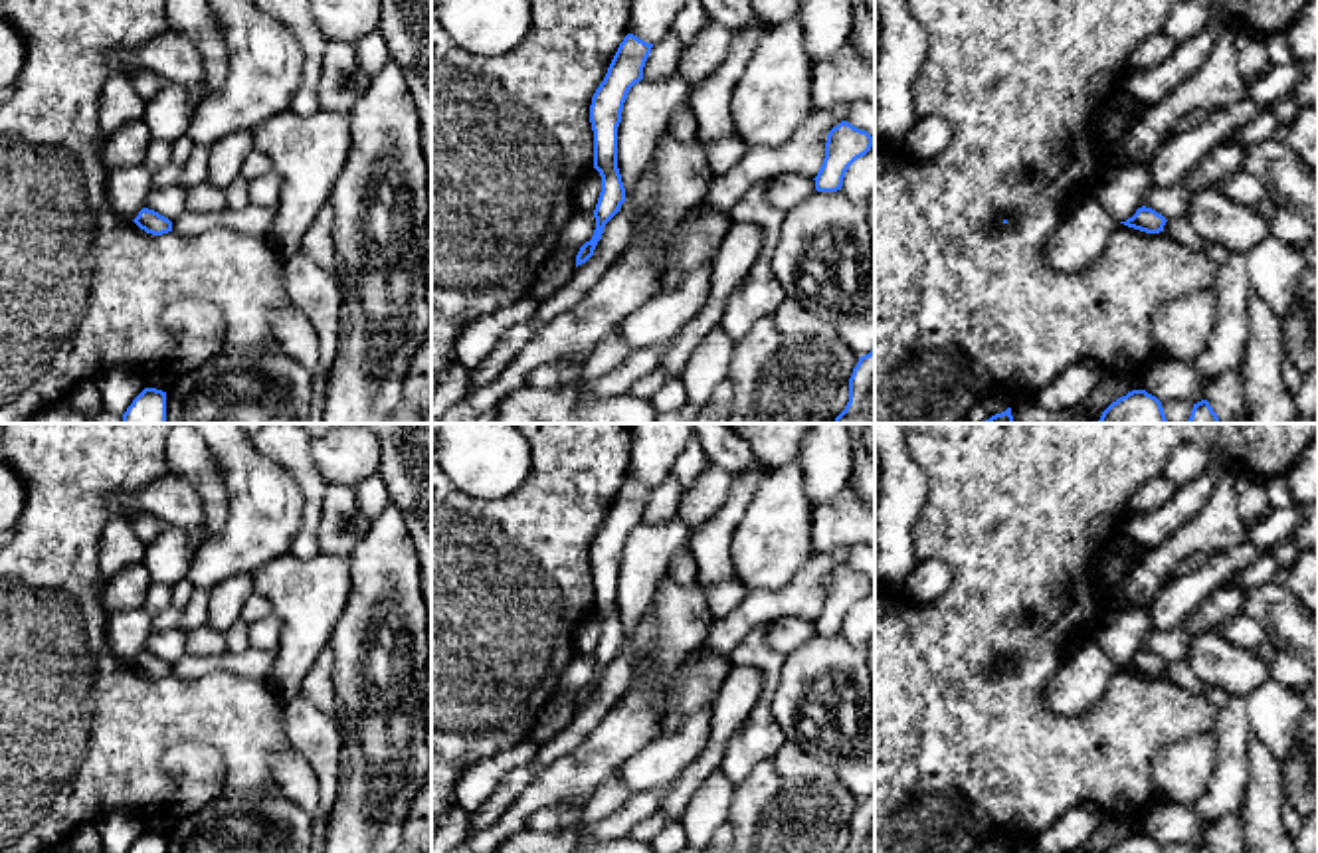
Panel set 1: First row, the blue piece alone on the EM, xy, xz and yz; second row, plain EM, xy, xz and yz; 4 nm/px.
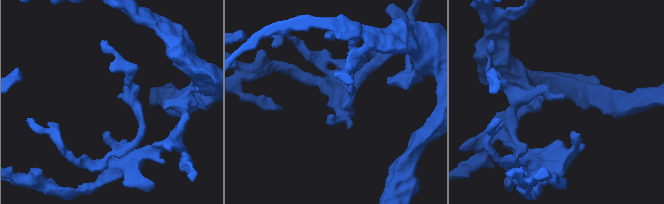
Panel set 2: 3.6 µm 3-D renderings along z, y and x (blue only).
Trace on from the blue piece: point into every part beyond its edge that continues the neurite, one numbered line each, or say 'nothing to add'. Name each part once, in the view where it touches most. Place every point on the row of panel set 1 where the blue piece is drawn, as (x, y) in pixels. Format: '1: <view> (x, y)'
nothing to add

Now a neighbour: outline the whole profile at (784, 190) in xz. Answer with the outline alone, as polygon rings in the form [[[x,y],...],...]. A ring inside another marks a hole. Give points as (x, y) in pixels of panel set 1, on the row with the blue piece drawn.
[[[776,174],[768,180],[768,202],[788,212],[807,200],[815,190],[815,180],[809,176]]]

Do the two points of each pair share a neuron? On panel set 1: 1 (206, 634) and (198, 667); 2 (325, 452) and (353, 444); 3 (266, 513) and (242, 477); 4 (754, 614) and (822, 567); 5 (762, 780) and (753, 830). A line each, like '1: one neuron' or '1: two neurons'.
1: two neurons
2: one neuron
3: one neuron
4: one neuron
5: one neuron

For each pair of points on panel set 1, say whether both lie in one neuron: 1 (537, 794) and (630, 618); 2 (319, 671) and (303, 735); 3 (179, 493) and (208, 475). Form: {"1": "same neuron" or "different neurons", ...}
{"1": "different neurons", "2": "different neurons", "3": "different neurons"}

